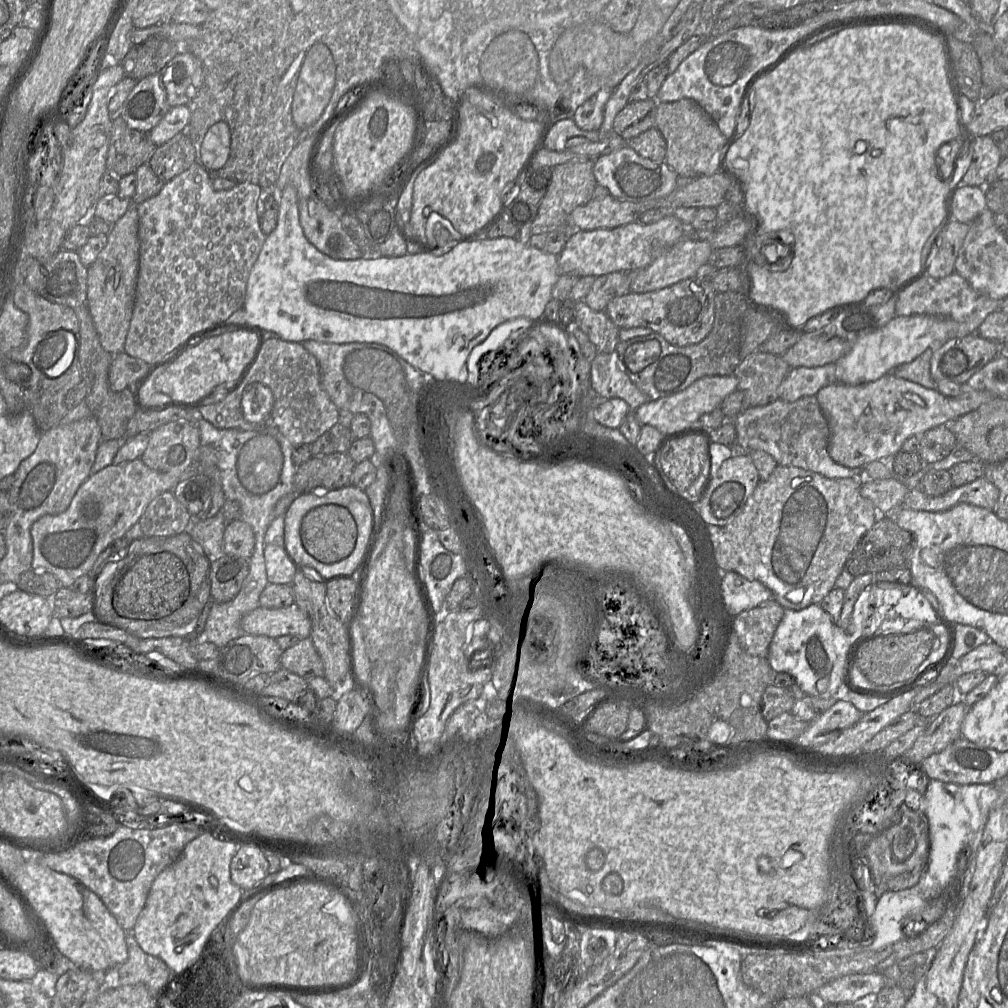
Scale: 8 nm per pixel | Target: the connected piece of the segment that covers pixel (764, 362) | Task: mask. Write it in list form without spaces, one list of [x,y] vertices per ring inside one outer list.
[[[758,350],[743,358],[733,374],[750,407],[759,407],[779,399],[778,389],[791,369],[781,356]]]

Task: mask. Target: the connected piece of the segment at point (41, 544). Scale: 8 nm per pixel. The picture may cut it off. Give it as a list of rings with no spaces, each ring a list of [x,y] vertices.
[[[135,459],[124,464],[109,465],[92,473],[79,487],[69,507],[57,515],[45,515],[31,526],[33,543],[32,568],[54,574],[62,587],[71,587],[77,578],[88,574],[99,554],[136,523],[149,503],[166,491],[172,491],[179,482],[179,476],[158,472],[146,466],[142,460]]]

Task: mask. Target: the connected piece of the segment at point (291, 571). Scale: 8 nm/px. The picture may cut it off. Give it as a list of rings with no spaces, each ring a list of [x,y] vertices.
[[[265,544],[264,560],[269,584],[291,585],[299,568],[289,557],[284,545]]]

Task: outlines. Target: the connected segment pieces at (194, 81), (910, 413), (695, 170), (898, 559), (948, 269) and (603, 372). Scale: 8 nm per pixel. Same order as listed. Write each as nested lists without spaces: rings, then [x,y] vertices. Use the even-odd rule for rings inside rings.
[[[180,52],[160,72],[171,107],[187,105],[204,84],[204,68],[190,52]]]
[[[892,374],[861,385],[831,383],[815,395],[829,424],[828,453],[838,464],[863,469],[868,463],[891,459],[901,451],[906,439],[920,436],[977,410],[996,396],[989,391],[964,388],[955,397],[948,397],[912,381]]]
[[[683,98],[673,102],[659,102],[655,127],[667,144],[665,162],[680,178],[708,176],[724,168],[724,157],[731,140],[722,134],[716,122],[693,100]]]
[[[880,514],[874,525],[859,540],[849,557],[844,569],[852,576],[865,573],[878,573],[896,567],[908,567],[909,561],[915,548],[913,534],[901,528],[895,522],[895,516]]]
[[[952,219],[945,223],[931,246],[924,264],[927,276],[944,278],[954,273],[955,261],[969,228],[970,223]]]
[[[616,350],[611,353],[598,353],[591,361],[590,380],[592,388],[602,398],[621,398],[635,411],[647,402],[644,394],[618,367]]]

